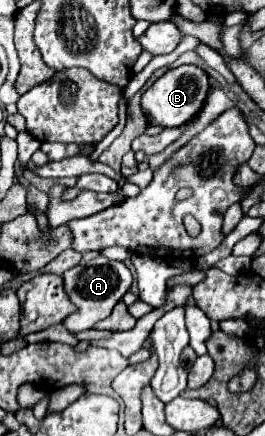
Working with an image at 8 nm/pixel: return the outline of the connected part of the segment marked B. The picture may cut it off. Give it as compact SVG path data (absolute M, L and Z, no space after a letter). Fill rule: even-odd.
M179 66L165 72L141 98L143 112L149 116L149 124L161 124L165 128L175 128L187 124L203 106L209 92L209 76L199 66Z

